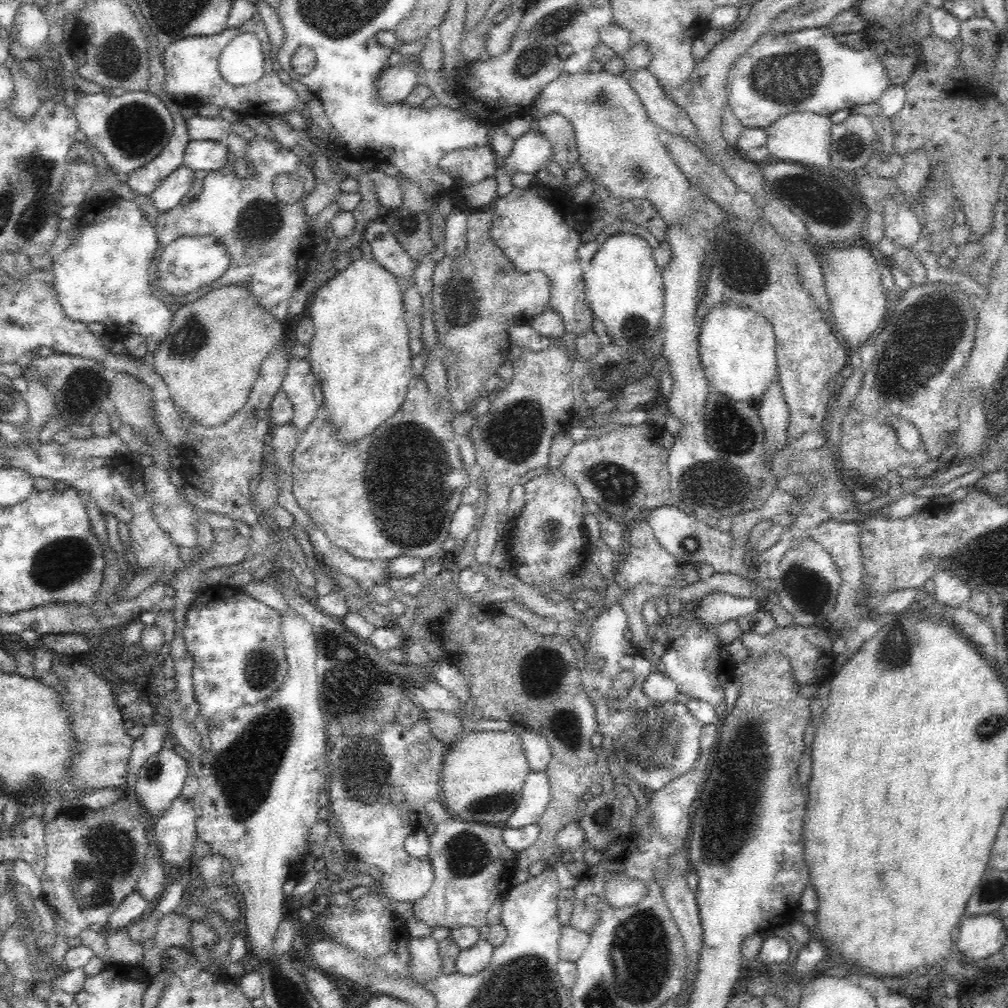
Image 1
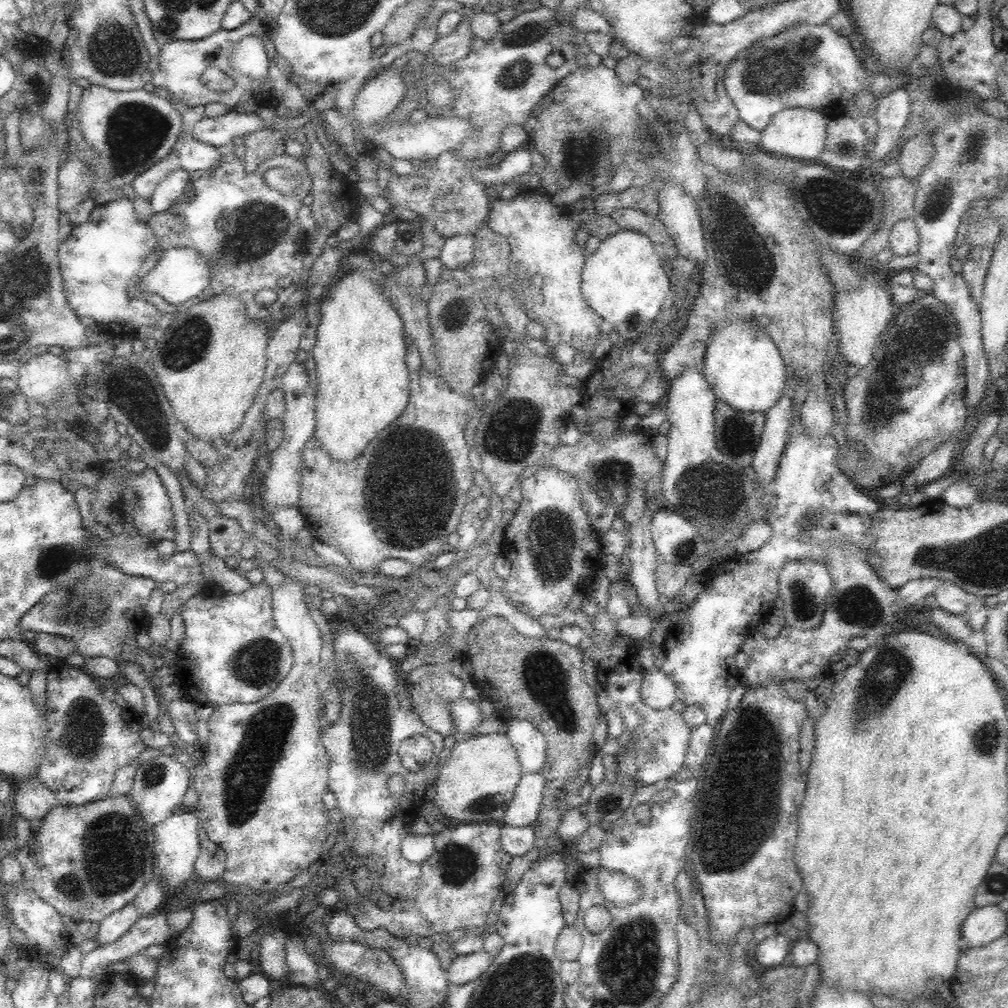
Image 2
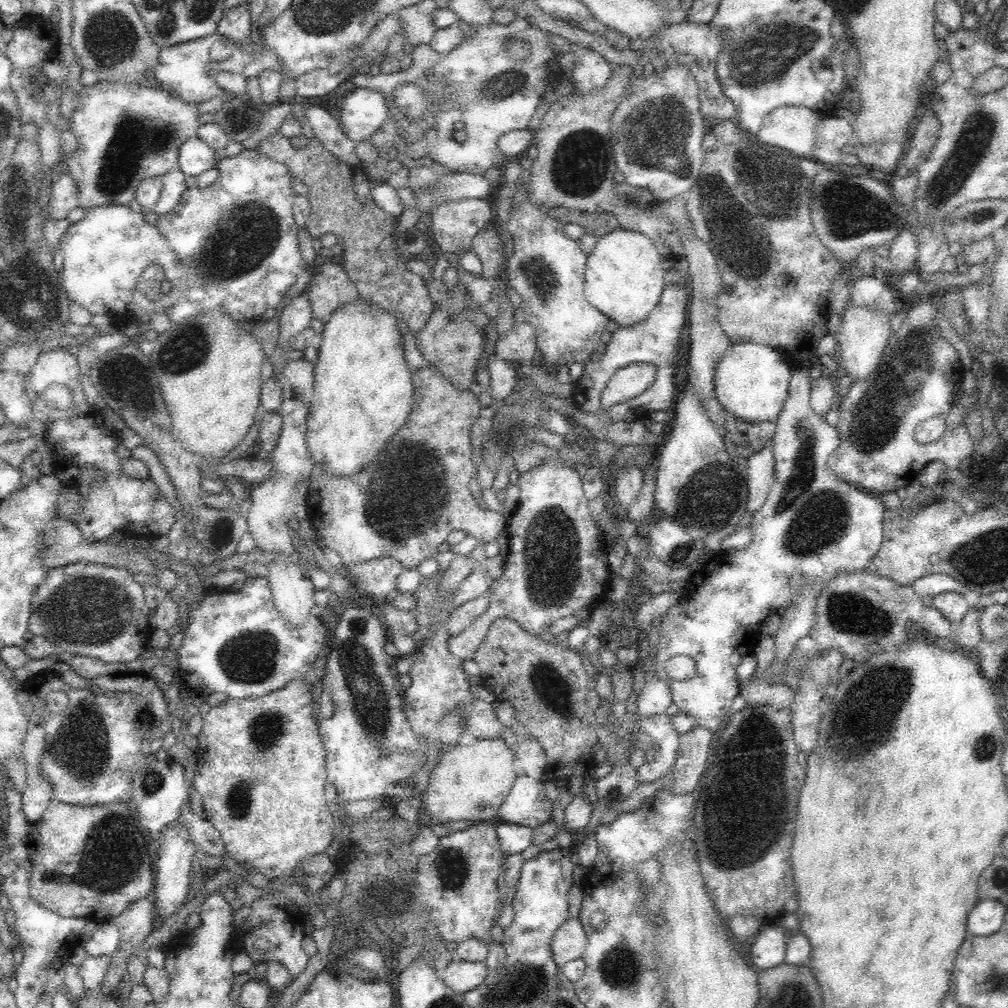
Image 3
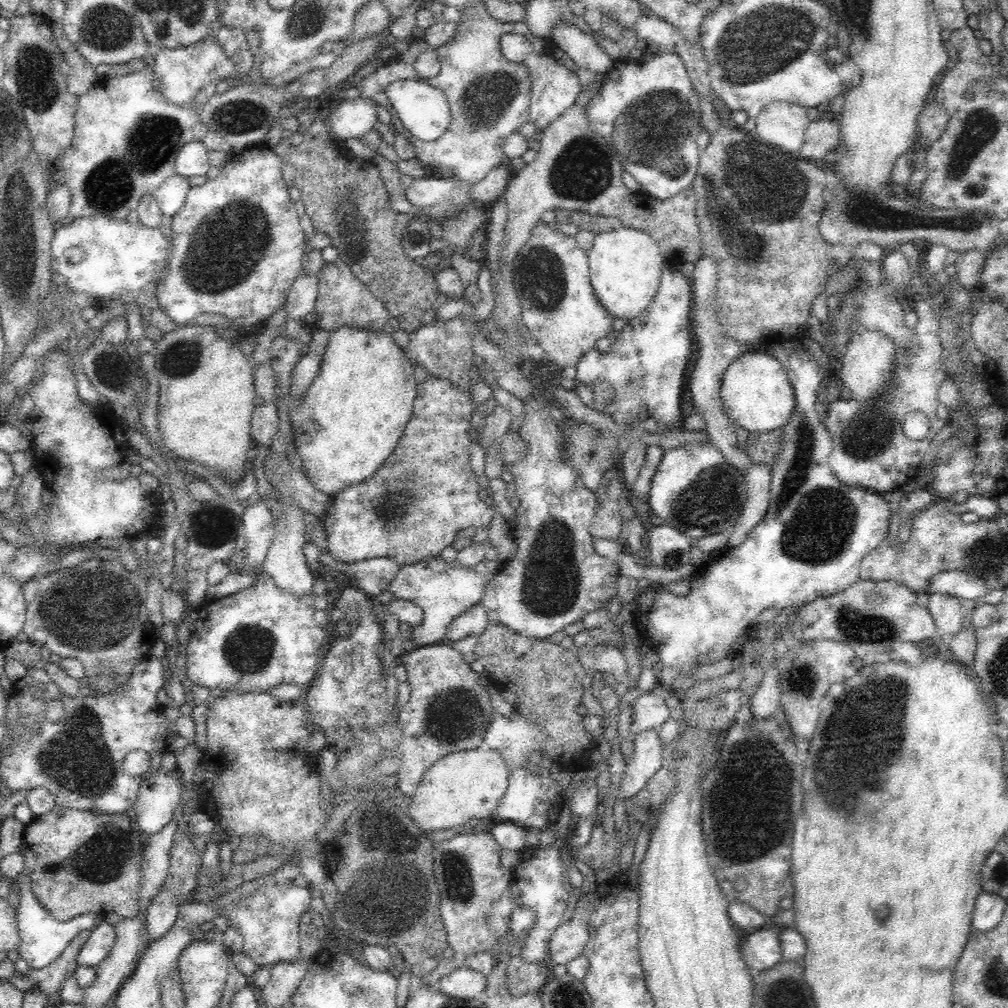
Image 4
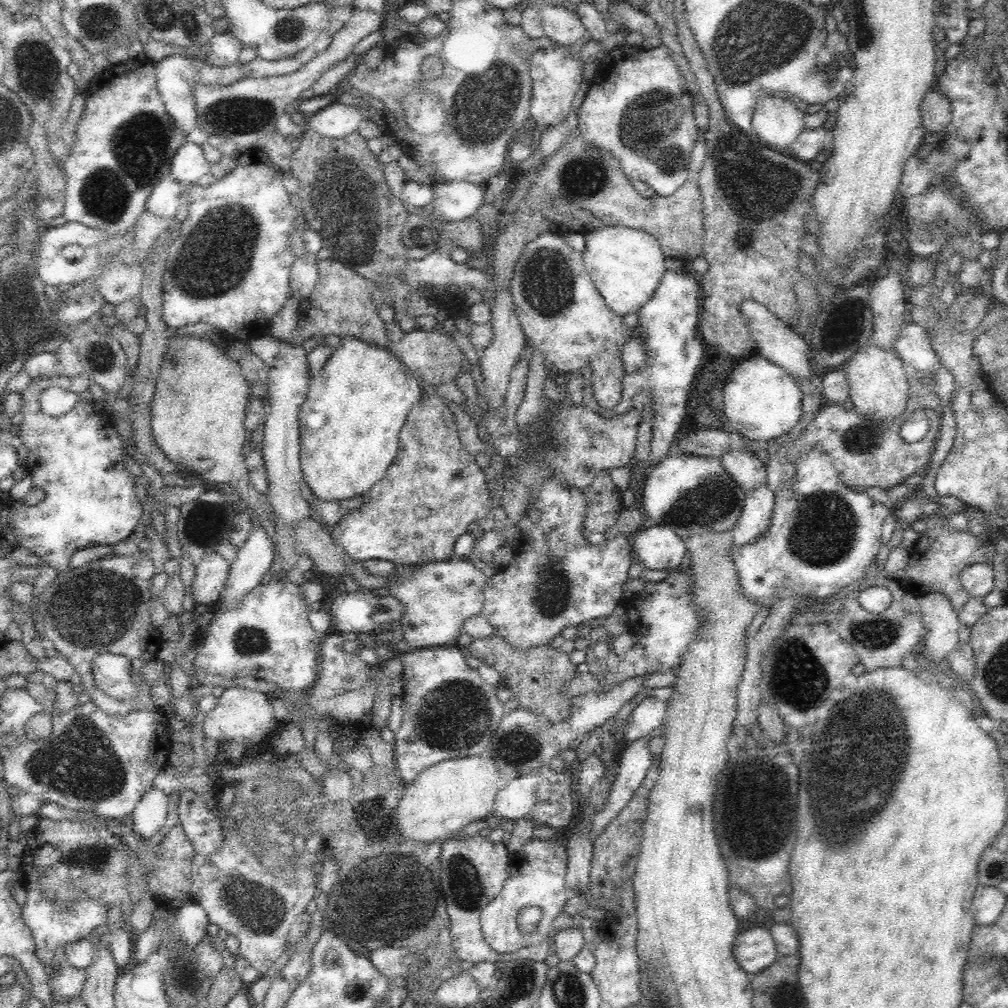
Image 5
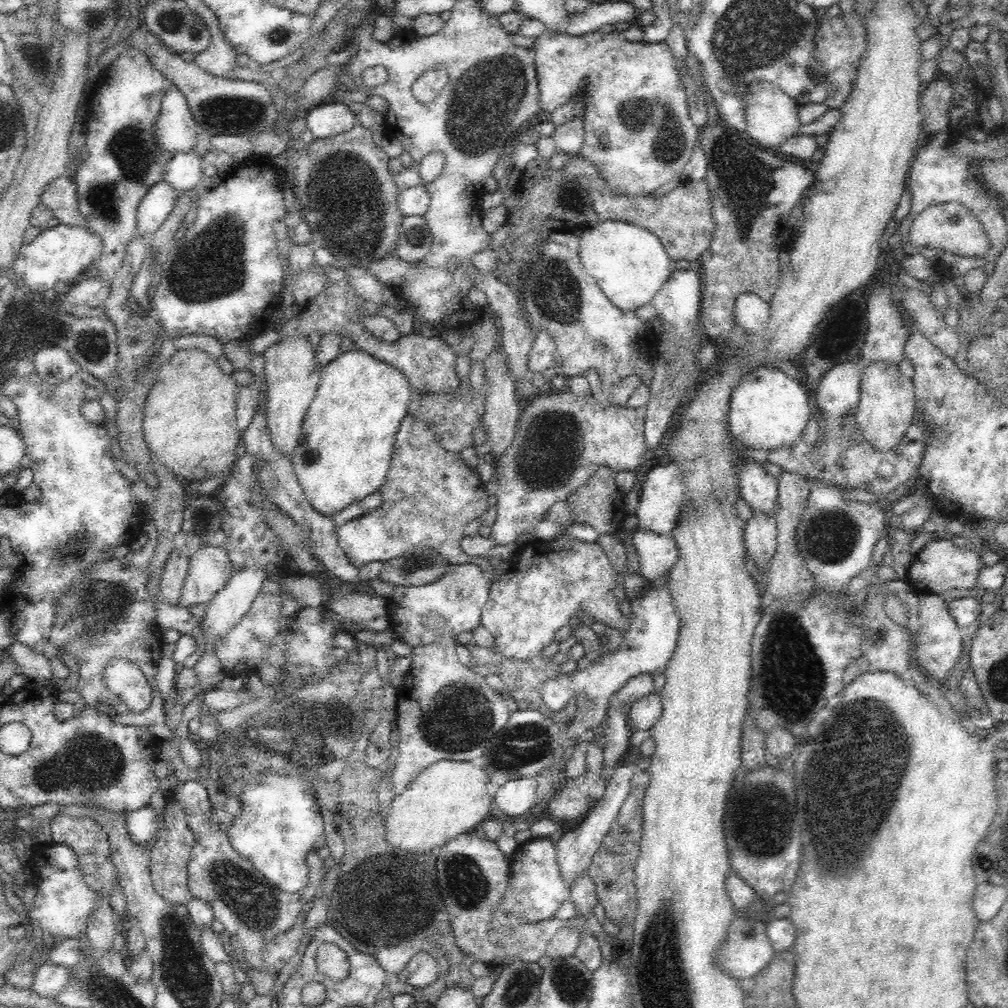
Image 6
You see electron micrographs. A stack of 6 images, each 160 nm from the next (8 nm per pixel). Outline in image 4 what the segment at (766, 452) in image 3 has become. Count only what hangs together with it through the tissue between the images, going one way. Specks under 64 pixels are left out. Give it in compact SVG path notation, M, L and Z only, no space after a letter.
M752 464L745 473L746 501L743 512L736 520L729 534L729 547L735 547L744 542L751 530L766 516L770 504L771 467L766 464Z

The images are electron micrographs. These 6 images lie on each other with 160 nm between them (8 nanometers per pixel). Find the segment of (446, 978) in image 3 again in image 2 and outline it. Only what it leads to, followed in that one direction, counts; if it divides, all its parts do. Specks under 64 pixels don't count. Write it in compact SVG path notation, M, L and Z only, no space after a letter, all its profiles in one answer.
M484 950L468 956L457 956L446 970L449 983L454 986L462 986L479 978L493 961L492 956Z

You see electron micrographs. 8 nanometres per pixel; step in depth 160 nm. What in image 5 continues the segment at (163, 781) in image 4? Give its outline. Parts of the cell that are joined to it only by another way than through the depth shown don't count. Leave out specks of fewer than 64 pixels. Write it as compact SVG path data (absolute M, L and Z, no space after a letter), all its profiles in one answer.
M152 787L141 796L139 803L134 807L133 830L144 840L154 836L166 822L168 796L166 792Z

